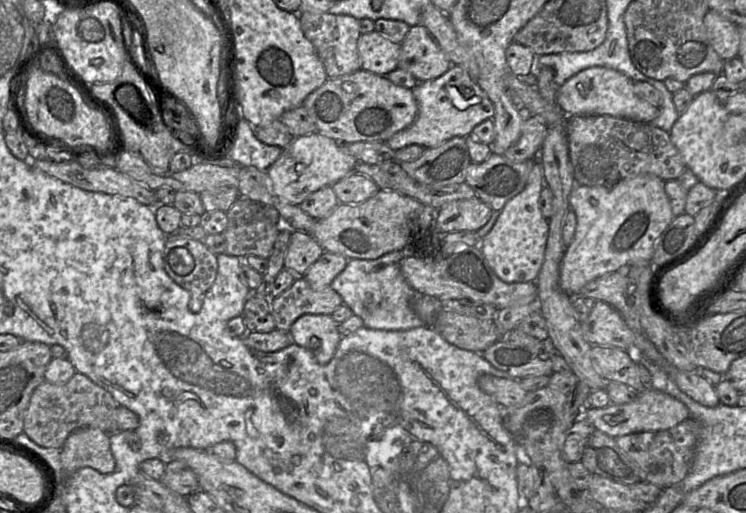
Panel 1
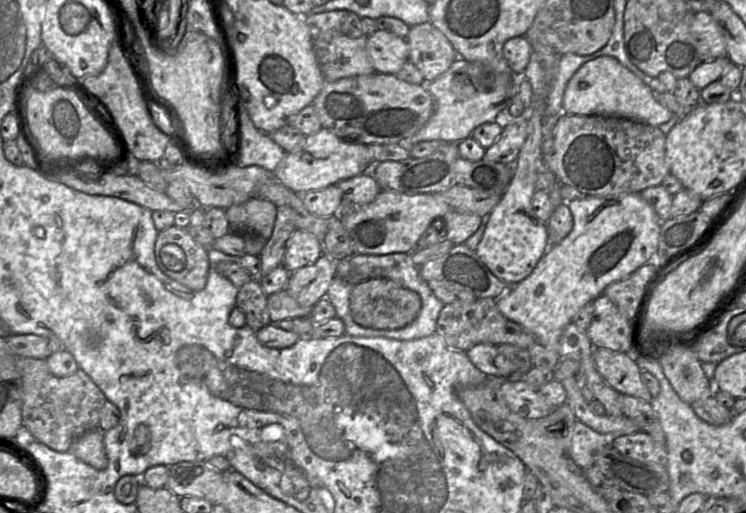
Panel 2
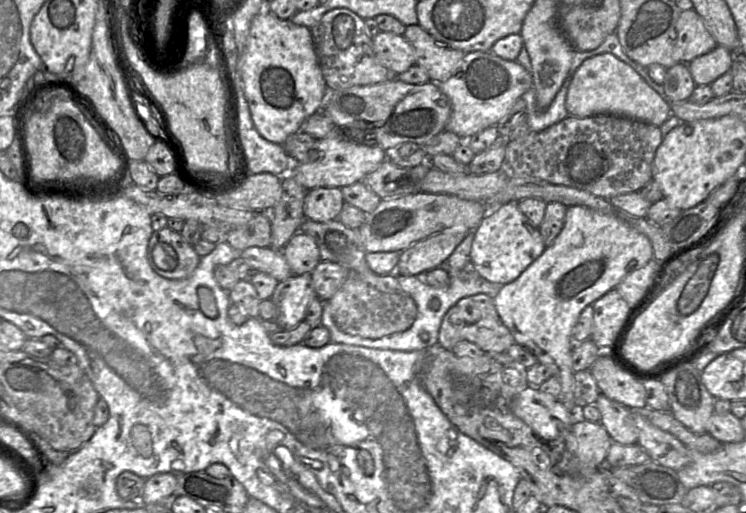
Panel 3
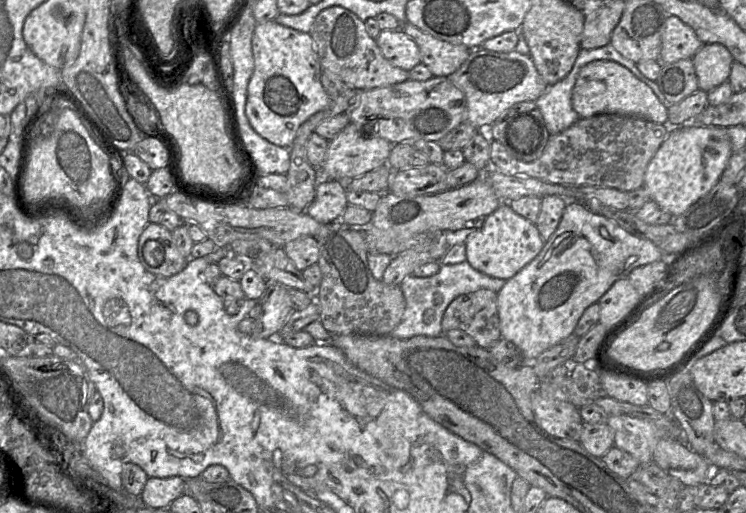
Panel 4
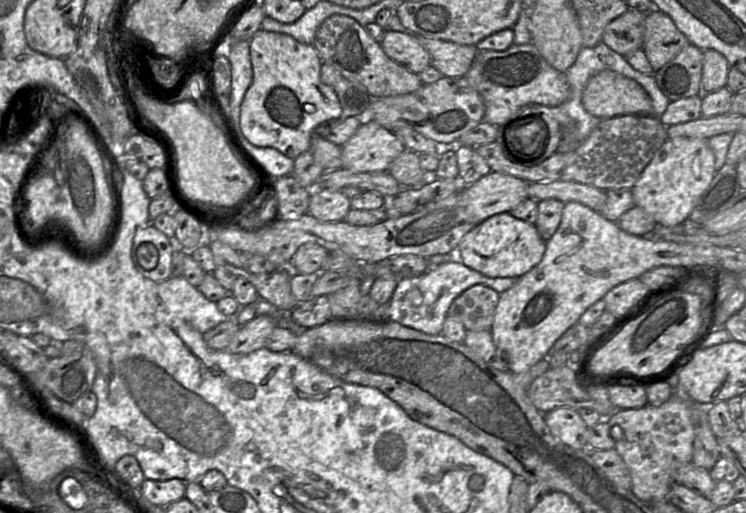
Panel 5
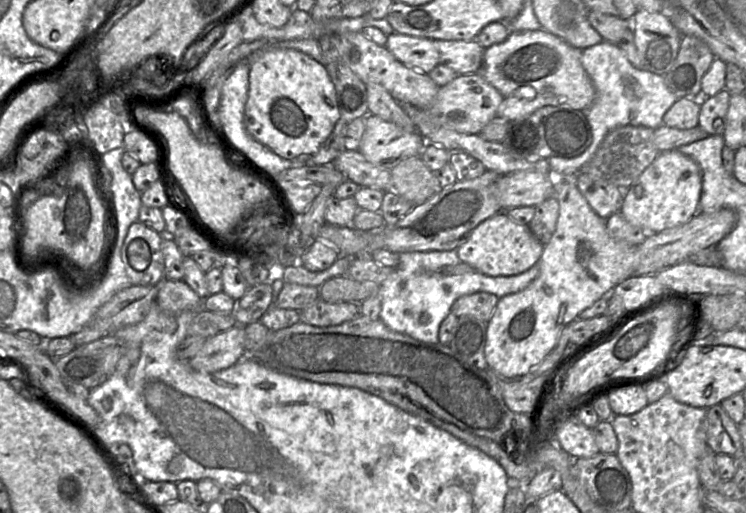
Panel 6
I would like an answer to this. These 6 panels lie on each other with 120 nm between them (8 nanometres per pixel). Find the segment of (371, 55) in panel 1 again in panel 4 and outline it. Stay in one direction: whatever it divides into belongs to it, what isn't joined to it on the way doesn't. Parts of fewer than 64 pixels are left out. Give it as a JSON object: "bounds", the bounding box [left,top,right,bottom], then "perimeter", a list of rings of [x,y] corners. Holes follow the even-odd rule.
{"bounds":[376,28,422,71],"perimeter":[[[401,28],[381,30],[376,42],[383,56],[404,70],[410,71],[422,62],[417,43]]]}

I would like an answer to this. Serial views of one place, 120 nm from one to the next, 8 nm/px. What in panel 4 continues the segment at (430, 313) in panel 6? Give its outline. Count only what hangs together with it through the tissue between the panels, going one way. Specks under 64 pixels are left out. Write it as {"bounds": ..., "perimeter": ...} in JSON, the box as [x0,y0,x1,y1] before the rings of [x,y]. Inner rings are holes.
{"bounds":[389,261,507,339],"perimeter":[[[467,261],[457,264],[441,265],[439,271],[430,277],[409,275],[399,285],[406,302],[403,318],[399,325],[389,334],[397,339],[409,339],[414,336],[437,337],[442,335],[442,318],[449,304],[459,295],[475,292],[479,289],[489,289],[498,293],[507,280],[488,276],[474,269]],[[427,309],[434,309],[435,318],[431,323],[425,323],[423,314]]]}

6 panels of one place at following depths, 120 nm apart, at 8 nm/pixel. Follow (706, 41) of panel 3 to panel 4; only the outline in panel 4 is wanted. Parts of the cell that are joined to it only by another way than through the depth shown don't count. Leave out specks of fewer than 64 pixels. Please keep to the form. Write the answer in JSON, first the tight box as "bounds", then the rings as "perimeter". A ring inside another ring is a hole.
{"bounds":[659,15,703,64],"perimeter":[[[668,15],[662,35],[659,61],[670,64],[683,59],[692,59],[703,46],[694,30],[674,15]]]}

